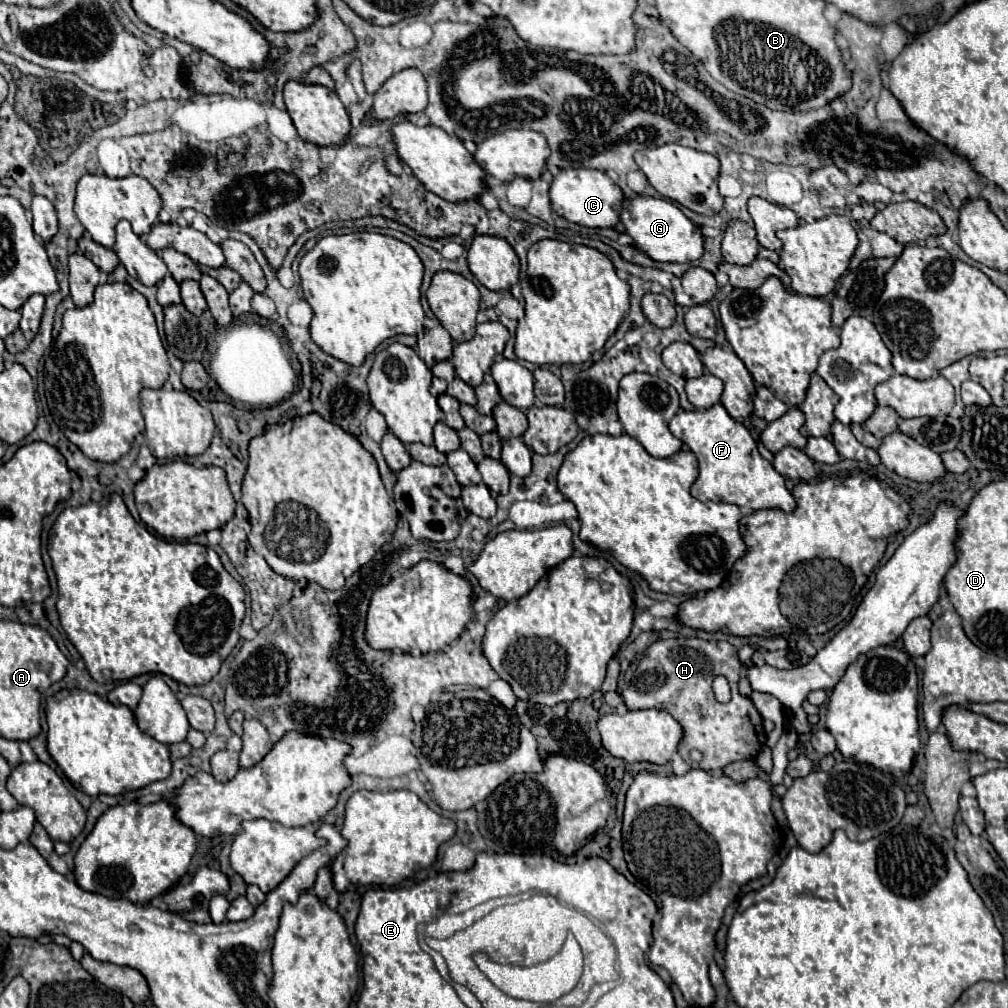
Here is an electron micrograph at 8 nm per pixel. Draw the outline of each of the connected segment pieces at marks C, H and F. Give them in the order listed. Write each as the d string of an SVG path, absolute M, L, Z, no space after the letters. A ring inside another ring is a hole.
M579 167L561 169L559 175L553 177L553 183L549 187L549 199L551 209L571 223L583 227L615 227L619 223L619 205L623 201L623 193L603 171Z
M675 637L675 639L667 639L667 641L655 641L651 647L647 647L645 655L637 661L637 669L631 677L631 681L623 687L621 697L625 701L627 709L665 709L669 711L683 727L683 741L679 747L679 755L689 763L689 767L693 769L723 769L727 763L739 761L739 759L755 759L755 755L759 753L759 749L765 745L765 731L763 731L763 721L761 715L757 713L757 709L753 707L749 697L739 695L737 691L737 683L739 683L739 673L741 673L741 663L735 657L735 647L727 641L705 641L699 637ZM717 675L727 677L729 685L731 685L731 701L727 705L717 703L713 691L711 691L711 683ZM697 749L701 751L703 759L699 763L689 759L689 753Z
M721 403L709 409L680 410L671 421L669 429L679 437L699 461L699 477L691 487L691 495L699 501L725 501L751 509L783 509L793 511L797 501L785 487L783 475L761 457L757 443L749 429L735 421Z

